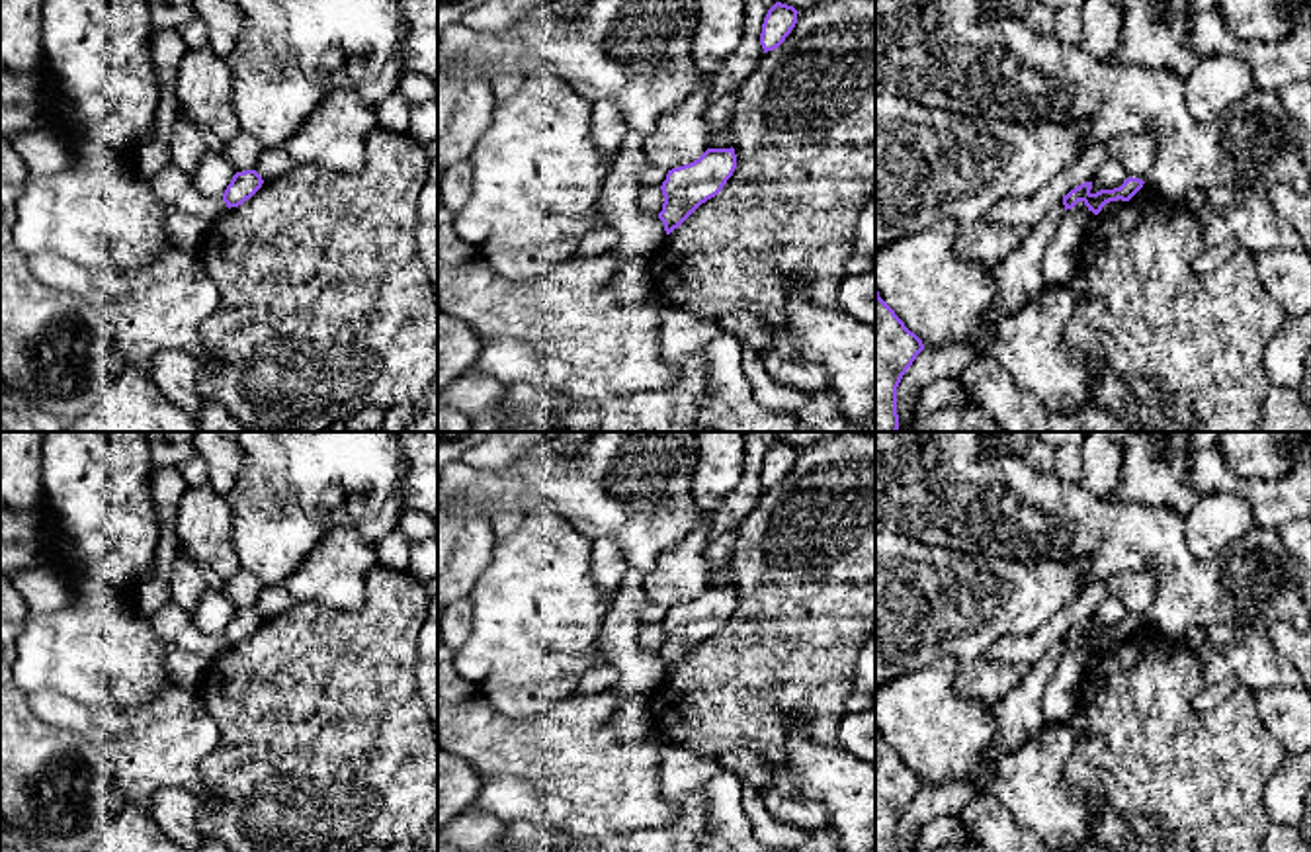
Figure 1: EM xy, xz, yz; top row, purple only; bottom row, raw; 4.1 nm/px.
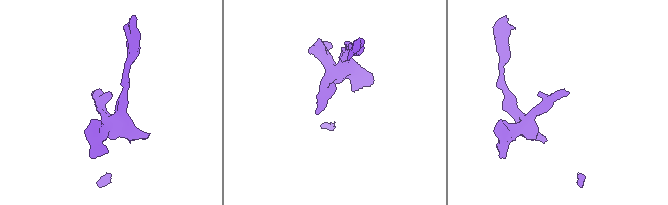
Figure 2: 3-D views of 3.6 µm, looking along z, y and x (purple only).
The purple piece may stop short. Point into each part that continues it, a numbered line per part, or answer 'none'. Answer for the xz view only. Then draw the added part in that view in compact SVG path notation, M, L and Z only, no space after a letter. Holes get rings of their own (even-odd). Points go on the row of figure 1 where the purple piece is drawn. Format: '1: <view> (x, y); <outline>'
none

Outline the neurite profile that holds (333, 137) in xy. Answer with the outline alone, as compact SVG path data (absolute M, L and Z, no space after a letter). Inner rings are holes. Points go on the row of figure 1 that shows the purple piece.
M334 90L287 139L295 164L356 174L363 166L365 137L377 125L375 109L354 90Z

